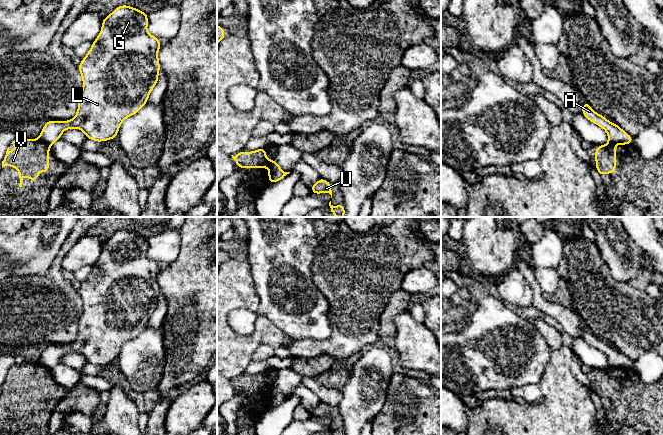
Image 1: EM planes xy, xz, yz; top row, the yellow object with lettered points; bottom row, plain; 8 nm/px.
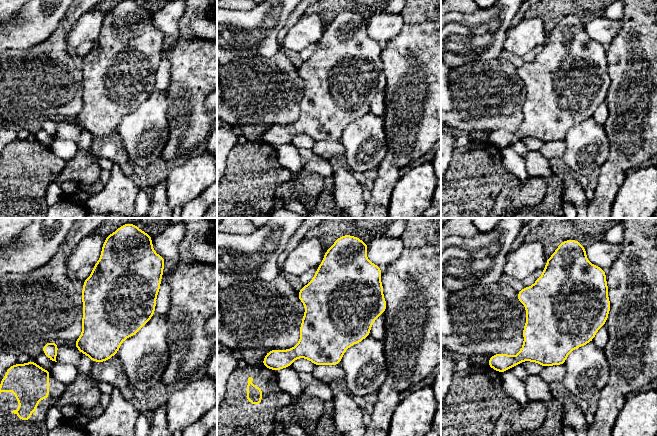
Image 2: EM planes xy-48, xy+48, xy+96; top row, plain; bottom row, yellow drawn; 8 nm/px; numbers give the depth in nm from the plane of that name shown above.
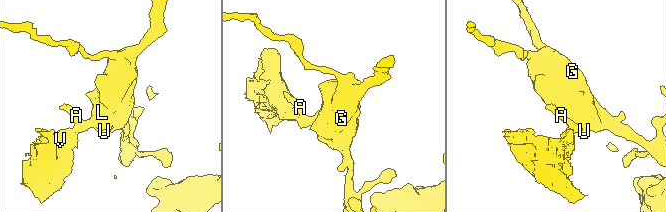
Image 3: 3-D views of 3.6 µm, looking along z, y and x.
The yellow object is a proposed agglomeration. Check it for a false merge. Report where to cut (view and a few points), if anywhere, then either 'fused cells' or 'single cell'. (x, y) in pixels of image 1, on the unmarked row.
cut xy (38, 363), (50, 370); fused cells

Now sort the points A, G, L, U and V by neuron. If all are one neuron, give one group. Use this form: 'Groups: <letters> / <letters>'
Groups: A G L U / V

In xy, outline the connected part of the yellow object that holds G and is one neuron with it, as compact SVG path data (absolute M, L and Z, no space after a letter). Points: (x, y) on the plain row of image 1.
M121 229L102 243L102 252L87 279L78 291L83 310L78 321L74 342L66 345L49 344L40 356L39 364L52 370L66 353L80 353L86 362L103 366L116 362L122 346L135 339L148 326L160 295L158 275L160 264L147 255L148 239Z

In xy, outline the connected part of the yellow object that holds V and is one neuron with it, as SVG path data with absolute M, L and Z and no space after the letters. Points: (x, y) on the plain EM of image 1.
M23 362L14 364L17 370L12 372L13 377L9 375L9 371L2 385L2 392L5 390L15 391L19 396L20 408L22 411L23 401L27 400L28 404L37 406L40 395L49 396L49 373L50 369L39 363Z

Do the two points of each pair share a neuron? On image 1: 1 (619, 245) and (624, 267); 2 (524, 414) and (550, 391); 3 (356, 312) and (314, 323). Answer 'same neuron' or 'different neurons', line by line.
1: same neuron
2: same neuron
3: different neurons

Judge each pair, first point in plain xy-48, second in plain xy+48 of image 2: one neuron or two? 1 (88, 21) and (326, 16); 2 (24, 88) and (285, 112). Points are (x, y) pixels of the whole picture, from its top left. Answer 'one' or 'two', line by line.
1: two
2: one

